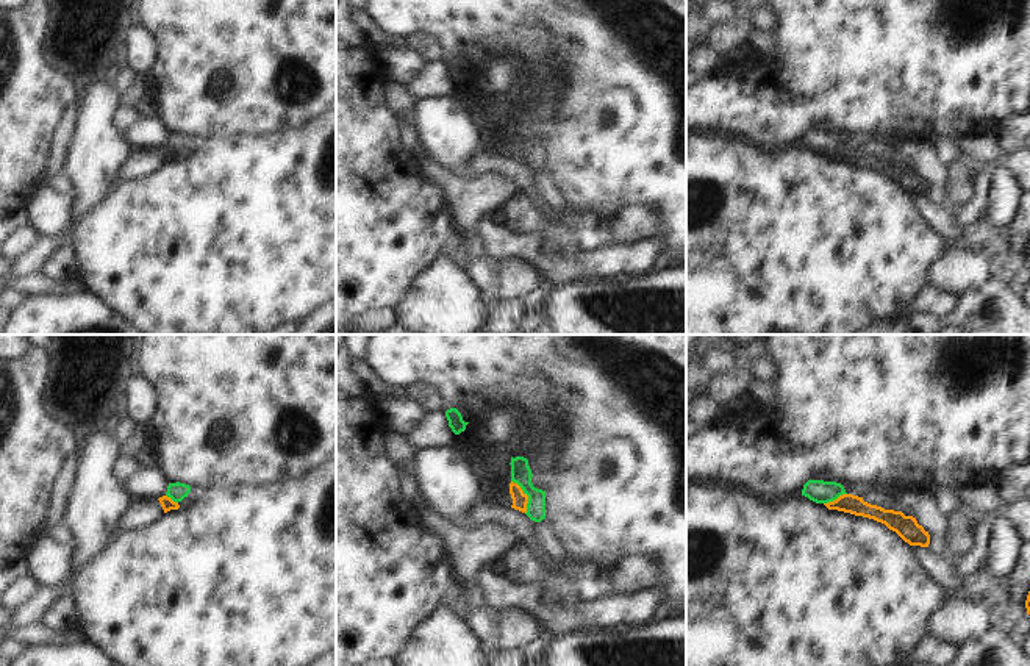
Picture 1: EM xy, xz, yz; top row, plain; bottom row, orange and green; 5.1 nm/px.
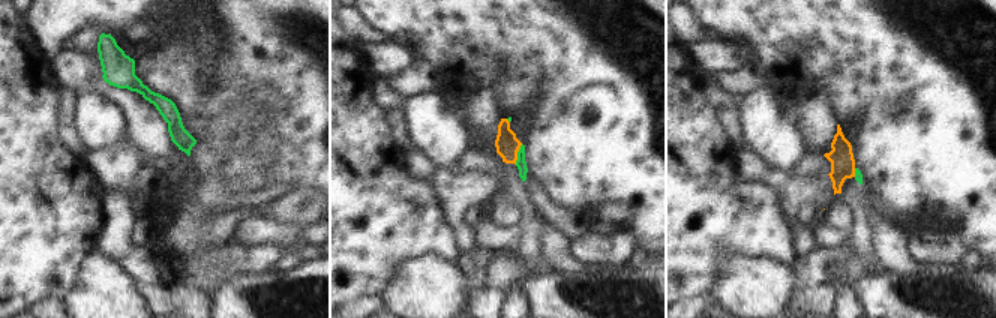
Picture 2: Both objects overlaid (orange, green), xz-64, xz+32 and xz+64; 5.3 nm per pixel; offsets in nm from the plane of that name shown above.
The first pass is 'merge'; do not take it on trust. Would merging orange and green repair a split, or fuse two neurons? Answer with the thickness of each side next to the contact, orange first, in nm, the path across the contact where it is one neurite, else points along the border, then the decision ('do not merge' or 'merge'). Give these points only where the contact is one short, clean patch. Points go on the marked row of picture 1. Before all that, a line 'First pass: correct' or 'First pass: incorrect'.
First pass: incorrect
80 nm thick on the orange side, 110 nm on the other; border along xz (511, 480), (527, 496), (525, 513); do not merge

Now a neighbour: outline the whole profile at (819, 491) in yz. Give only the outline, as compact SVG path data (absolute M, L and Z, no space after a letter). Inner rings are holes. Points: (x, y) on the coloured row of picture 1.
M808 480L802 489L802 496L808 497L816 503L833 502L842 494L847 492L841 483L824 480Z

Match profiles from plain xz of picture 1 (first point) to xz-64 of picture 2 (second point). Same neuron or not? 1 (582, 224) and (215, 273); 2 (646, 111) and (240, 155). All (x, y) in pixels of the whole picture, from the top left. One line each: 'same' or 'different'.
1: different
2: same

